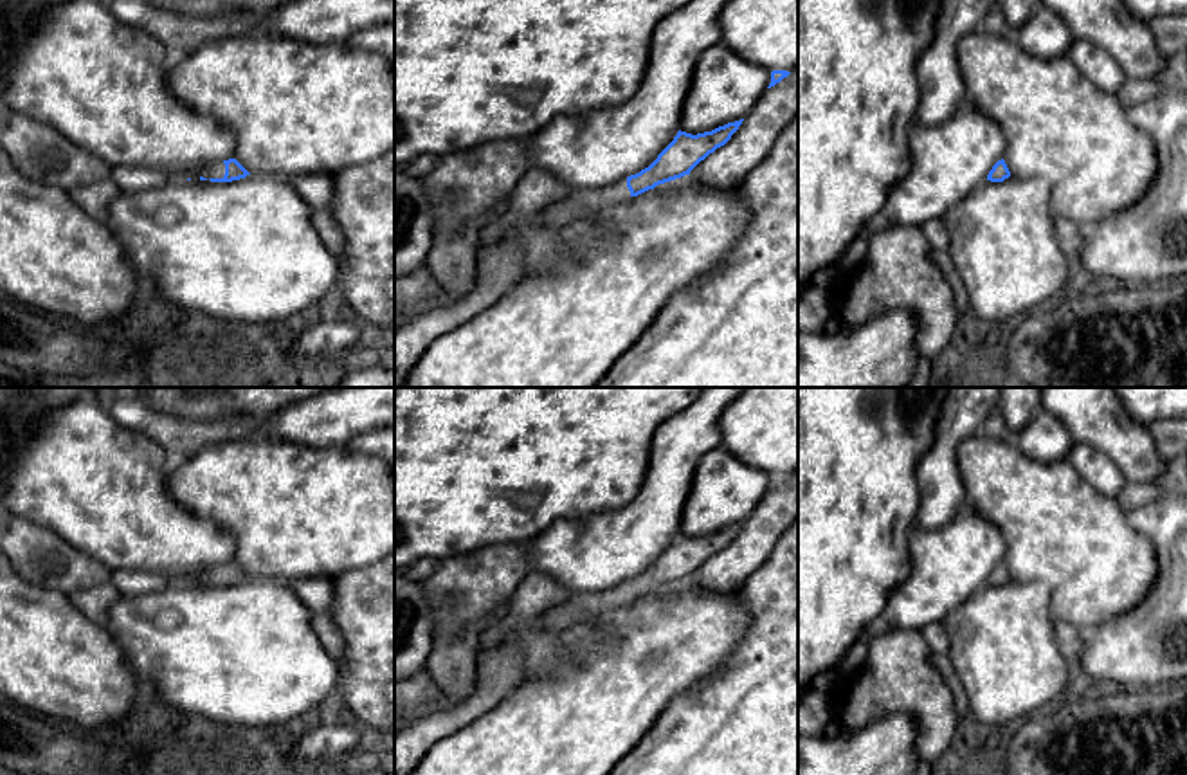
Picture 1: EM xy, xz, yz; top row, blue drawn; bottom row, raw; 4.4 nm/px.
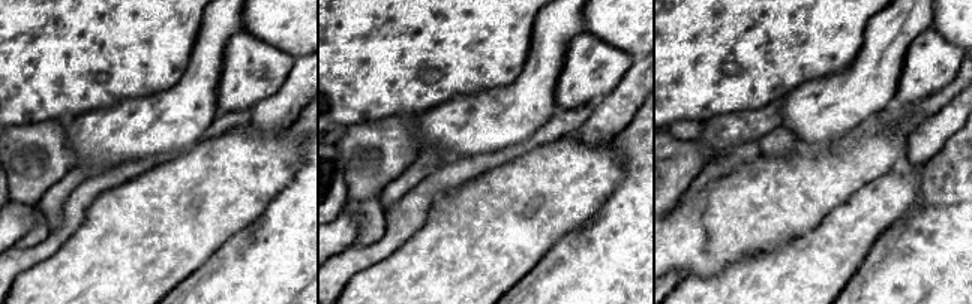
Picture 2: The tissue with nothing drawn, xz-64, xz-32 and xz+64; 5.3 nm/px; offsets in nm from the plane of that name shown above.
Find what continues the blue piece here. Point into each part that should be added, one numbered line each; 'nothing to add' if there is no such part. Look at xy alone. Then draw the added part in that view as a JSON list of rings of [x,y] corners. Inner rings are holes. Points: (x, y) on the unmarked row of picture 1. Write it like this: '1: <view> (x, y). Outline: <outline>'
1: xy (217, 574). Outline: [[[213,566],[207,571],[204,571],[198,580],[204,580],[209,584],[209,582],[223,582],[223,579],[225,579],[225,568]]]

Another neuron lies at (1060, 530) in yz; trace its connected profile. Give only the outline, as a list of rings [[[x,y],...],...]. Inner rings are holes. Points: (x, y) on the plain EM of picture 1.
[[[980,431],[958,445],[956,465],[965,501],[1005,539],[1010,580],[1047,584],[1056,620],[1092,633],[1147,598],[1158,575],[1153,544],[1129,526],[1117,497],[1099,494],[1066,460],[1036,461],[1012,440]]]

